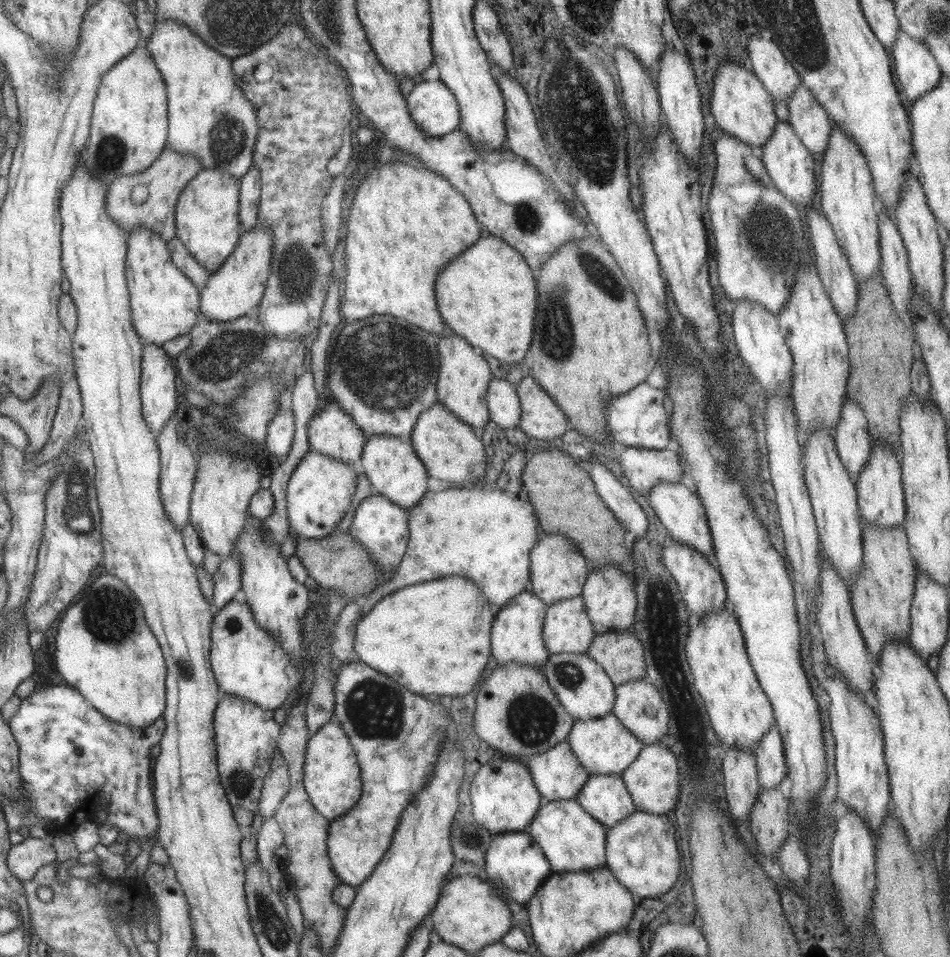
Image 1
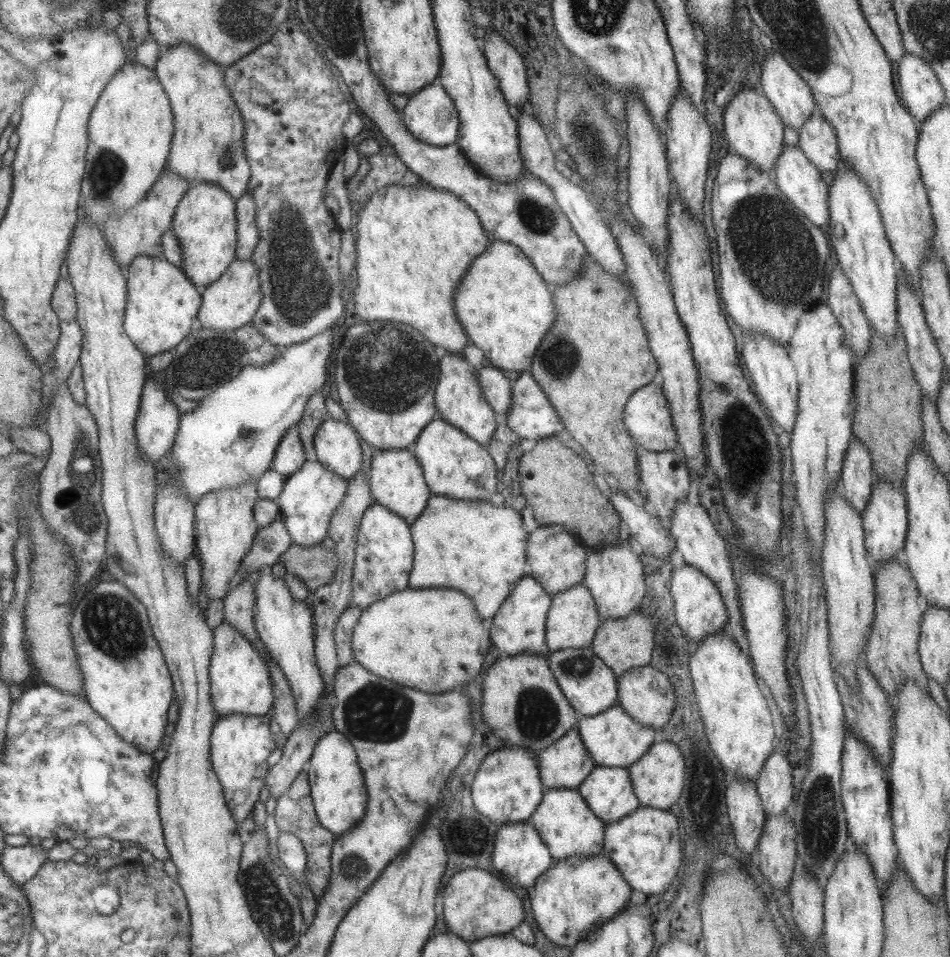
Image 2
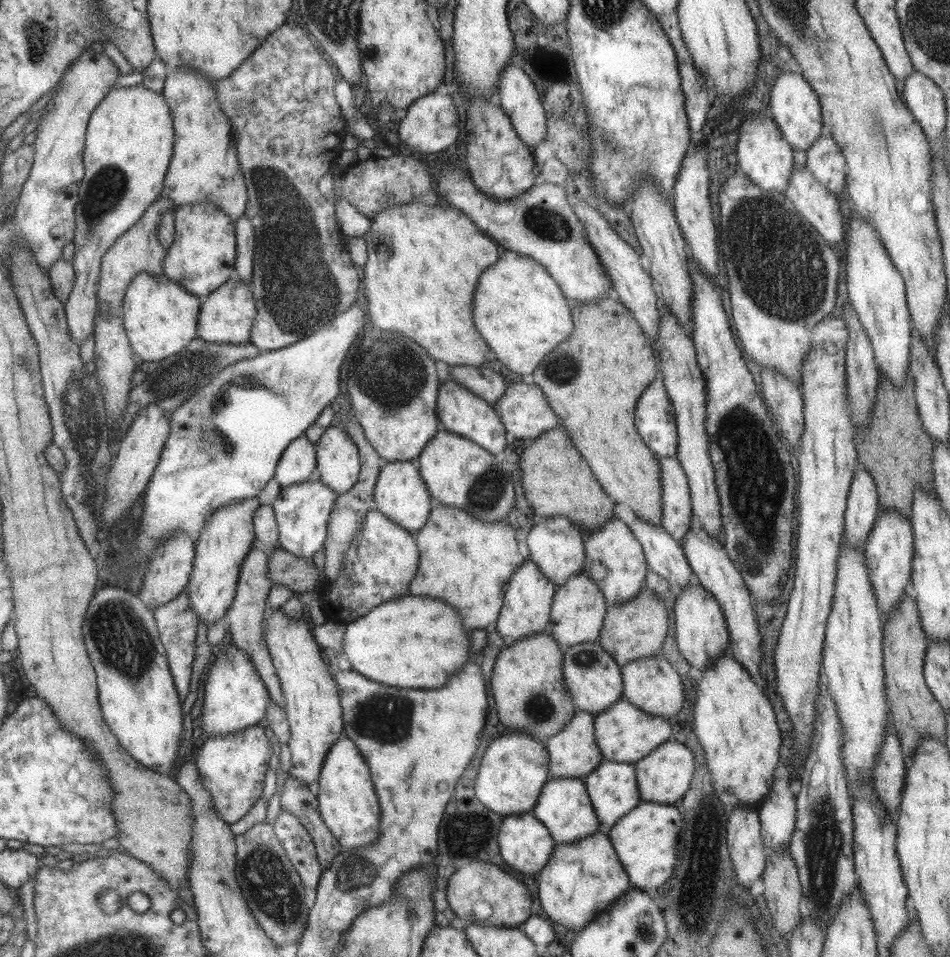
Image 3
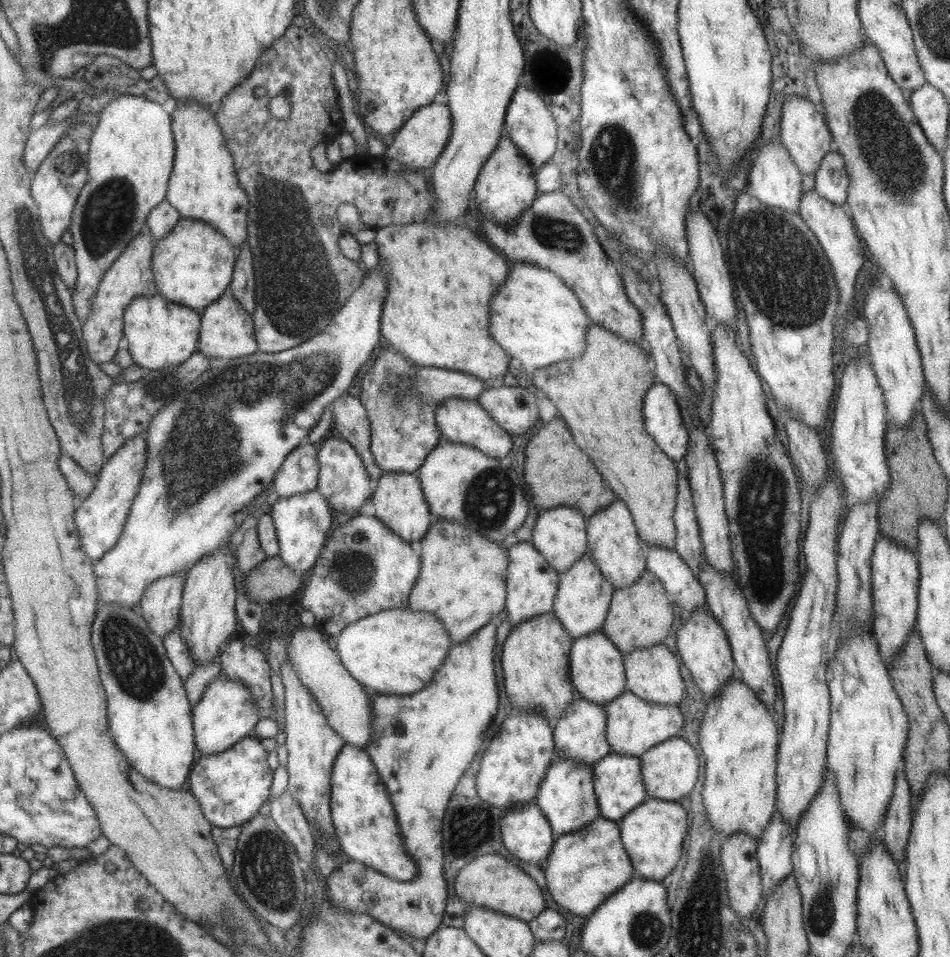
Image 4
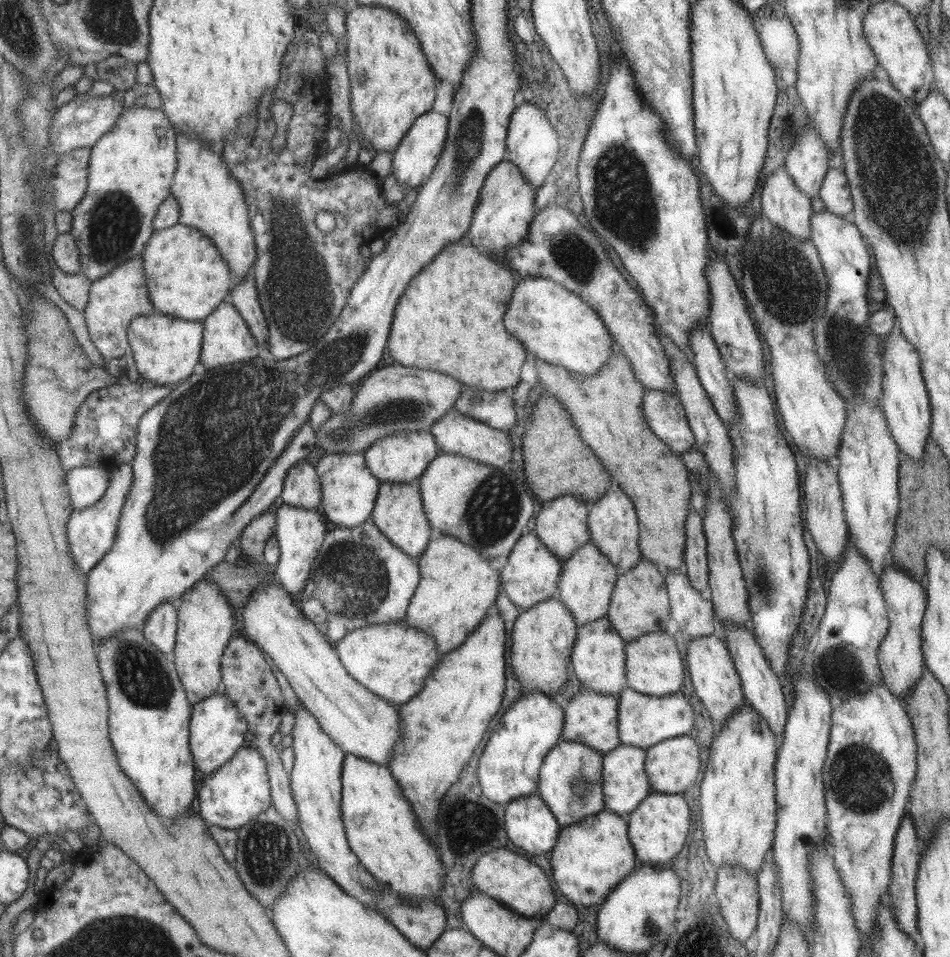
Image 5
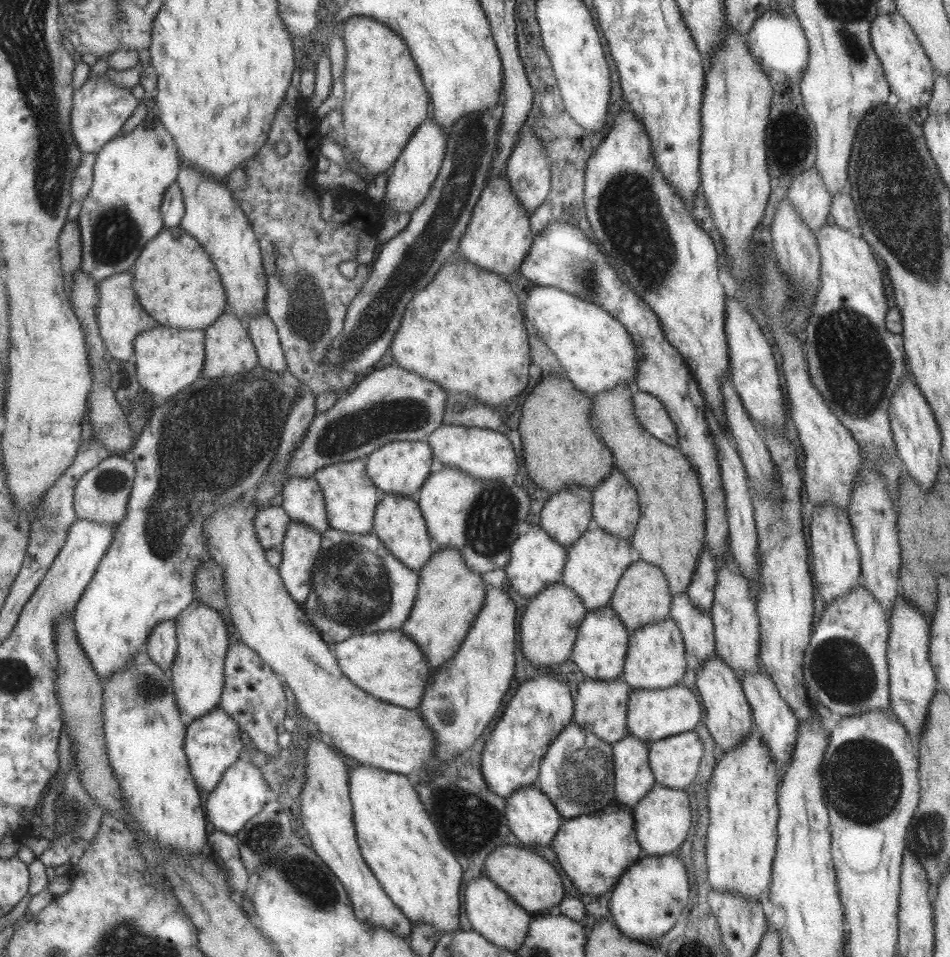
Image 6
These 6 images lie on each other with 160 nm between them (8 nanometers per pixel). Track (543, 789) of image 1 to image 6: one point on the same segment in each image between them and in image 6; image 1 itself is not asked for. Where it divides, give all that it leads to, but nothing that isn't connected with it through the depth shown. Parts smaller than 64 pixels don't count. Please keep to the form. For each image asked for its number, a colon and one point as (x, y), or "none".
2: (564, 764)
3: (572, 753)
4: (579, 734)
5: (590, 719)
6: (599, 707)

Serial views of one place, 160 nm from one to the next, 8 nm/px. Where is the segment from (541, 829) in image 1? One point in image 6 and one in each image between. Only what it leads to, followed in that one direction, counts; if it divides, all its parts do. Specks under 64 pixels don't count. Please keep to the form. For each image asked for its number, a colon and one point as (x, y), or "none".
2: (563, 821)
3: (563, 807)
4: (566, 798)
5: (569, 780)
6: (575, 774)

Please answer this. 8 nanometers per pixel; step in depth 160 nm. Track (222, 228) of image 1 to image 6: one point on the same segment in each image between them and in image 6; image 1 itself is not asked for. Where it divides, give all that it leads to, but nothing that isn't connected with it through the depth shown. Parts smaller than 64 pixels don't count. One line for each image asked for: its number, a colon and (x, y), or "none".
2: (204, 222)
3: (200, 259)
4: (192, 265)
5: (186, 277)
6: (175, 281)

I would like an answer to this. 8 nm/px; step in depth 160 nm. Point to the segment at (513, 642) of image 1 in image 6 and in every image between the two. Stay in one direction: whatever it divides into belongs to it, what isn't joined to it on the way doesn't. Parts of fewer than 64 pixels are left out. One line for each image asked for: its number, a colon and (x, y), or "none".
2: (518, 626)
3: (527, 599)
4: (531, 584)
5: (530, 575)
6: (536, 561)

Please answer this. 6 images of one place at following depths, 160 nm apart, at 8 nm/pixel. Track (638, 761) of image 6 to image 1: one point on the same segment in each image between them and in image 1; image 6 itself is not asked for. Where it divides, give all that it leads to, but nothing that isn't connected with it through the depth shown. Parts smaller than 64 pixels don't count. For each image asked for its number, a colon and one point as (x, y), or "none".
1: (604, 797)
2: (607, 791)
3: (611, 787)
4: (618, 787)
5: (624, 784)

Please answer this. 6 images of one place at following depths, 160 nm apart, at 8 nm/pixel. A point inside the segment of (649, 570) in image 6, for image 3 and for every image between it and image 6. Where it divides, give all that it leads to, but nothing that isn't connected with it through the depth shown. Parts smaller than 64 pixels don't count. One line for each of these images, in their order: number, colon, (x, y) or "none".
3: (636, 629)
4: (640, 615)
5: (639, 604)

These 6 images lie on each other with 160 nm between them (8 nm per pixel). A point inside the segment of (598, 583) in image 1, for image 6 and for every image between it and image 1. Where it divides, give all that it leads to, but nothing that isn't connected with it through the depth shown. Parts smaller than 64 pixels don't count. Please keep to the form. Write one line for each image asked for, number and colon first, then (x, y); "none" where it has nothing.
2: (613, 576)
3: (613, 544)
4: (613, 545)
5: (612, 523)
6: (614, 509)

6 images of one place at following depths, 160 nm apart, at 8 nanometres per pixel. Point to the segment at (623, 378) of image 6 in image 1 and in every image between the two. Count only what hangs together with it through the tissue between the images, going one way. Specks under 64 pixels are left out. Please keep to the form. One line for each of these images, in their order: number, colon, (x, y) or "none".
1: (486, 294)
2: (504, 306)
3: (520, 312)
4: (533, 317)
5: (552, 324)

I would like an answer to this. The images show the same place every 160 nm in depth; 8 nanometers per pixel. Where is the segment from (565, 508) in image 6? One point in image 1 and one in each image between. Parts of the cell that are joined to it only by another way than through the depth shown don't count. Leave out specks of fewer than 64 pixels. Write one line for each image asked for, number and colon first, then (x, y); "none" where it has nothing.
1: (558, 571)
2: (556, 560)
3: (555, 545)
4: (559, 534)
5: (560, 525)

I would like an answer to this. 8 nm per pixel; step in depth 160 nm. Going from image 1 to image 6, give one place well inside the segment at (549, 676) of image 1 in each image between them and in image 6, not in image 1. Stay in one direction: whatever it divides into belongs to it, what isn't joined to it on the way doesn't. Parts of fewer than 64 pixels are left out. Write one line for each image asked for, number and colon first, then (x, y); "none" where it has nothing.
2: (590, 687)
3: (593, 679)
4: (596, 670)
5: (597, 658)
6: (600, 647)

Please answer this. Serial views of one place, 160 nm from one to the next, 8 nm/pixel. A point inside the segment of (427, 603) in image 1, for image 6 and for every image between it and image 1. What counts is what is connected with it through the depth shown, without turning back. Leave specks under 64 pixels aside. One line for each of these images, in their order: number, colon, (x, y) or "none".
2: (430, 639)
3: (416, 642)
4: (397, 651)
5: (392, 659)
6: (387, 665)

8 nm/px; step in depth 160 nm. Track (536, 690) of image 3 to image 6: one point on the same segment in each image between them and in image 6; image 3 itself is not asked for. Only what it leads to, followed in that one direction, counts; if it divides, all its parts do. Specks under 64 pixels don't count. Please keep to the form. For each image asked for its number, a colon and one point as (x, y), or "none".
4: (534, 661)
5: (542, 637)
6: (548, 627)

